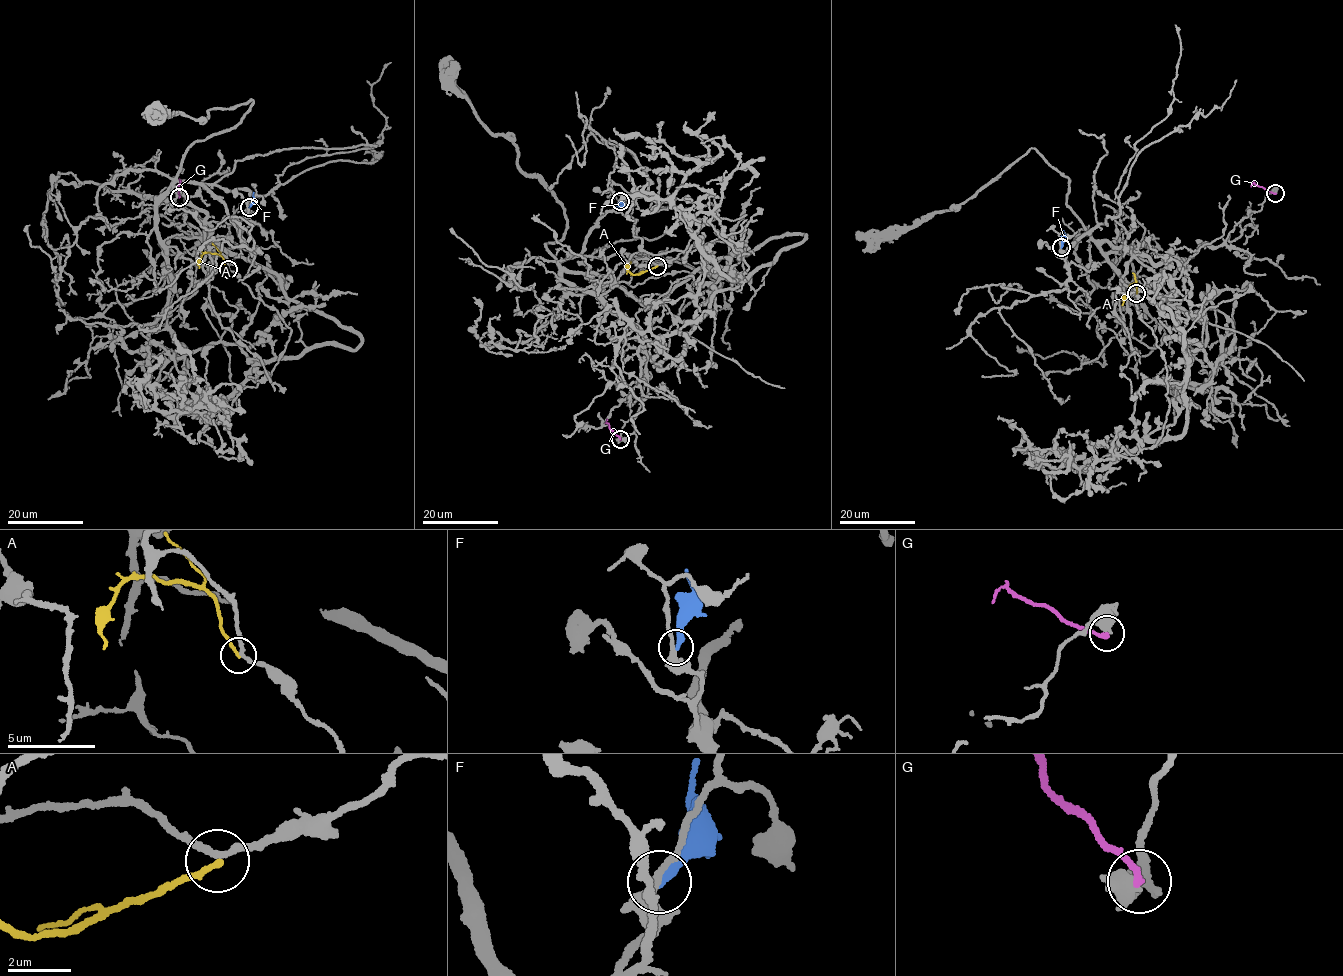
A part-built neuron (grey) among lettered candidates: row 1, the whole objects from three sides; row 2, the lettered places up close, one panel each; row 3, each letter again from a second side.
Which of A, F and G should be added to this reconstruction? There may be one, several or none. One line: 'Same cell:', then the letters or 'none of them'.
Same cell: none of them

